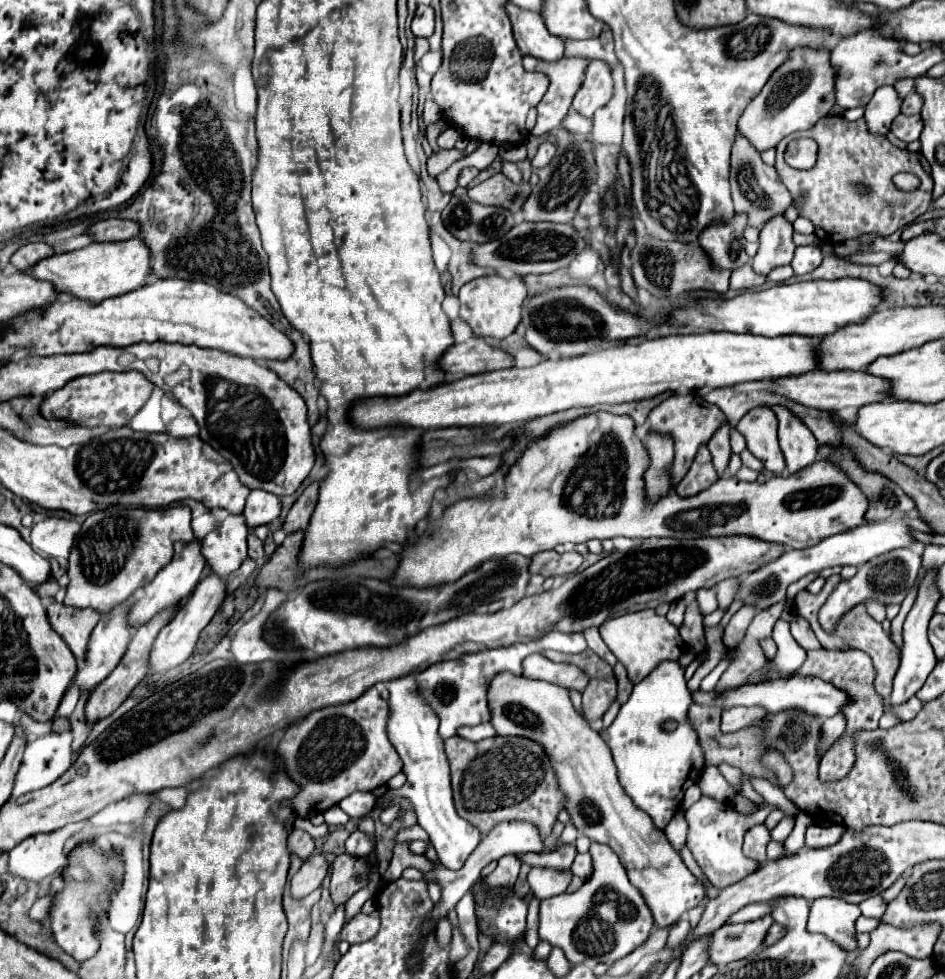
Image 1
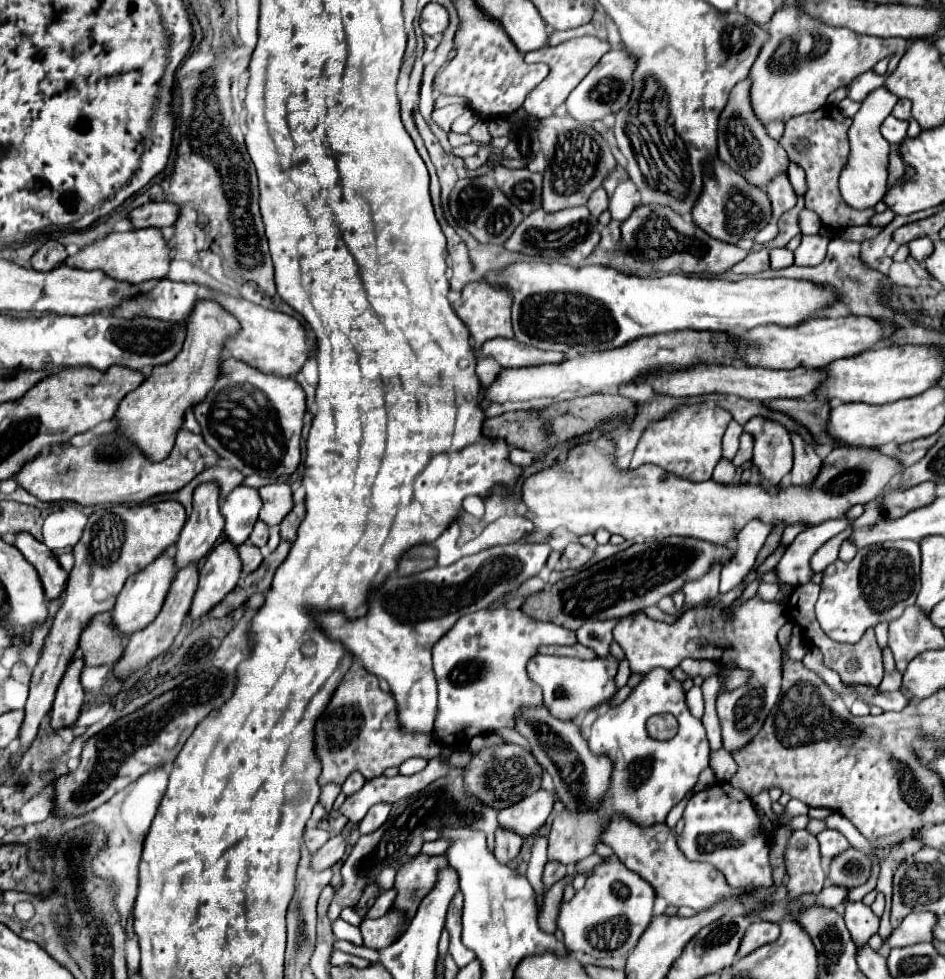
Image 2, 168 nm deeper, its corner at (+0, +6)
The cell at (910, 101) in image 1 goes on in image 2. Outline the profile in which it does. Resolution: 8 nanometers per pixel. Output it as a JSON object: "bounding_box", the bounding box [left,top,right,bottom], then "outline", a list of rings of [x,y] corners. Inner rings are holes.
{"bounding_box":[891,100,911,120],"outline":[[[899,100],[891,114],[899,120],[909,120],[911,118],[911,102],[909,100]]]}

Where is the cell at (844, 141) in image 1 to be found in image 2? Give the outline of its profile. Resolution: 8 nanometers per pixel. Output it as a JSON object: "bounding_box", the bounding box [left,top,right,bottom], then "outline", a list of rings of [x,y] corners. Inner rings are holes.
{"bounding_box":[779,106,875,230],"outline":[[[823,106],[811,114],[795,116],[787,122],[785,134],[779,140],[785,146],[789,160],[797,162],[807,174],[807,192],[805,192],[805,206],[819,214],[821,222],[833,230],[843,230],[847,226],[861,226],[867,224],[875,210],[853,210],[847,206],[839,194],[839,172],[847,164],[849,157],[848,130],[852,124],[851,118],[845,118],[837,106]],[[807,138],[807,150],[797,150],[797,142]]]}

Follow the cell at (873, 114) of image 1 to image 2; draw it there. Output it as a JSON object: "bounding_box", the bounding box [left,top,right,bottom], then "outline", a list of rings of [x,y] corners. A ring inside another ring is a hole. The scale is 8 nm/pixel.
{"bounding_box":[839,86,897,210],"outline":[[[885,86],[873,90],[867,100],[863,100],[861,110],[853,116],[853,124],[849,128],[849,142],[851,154],[849,162],[841,172],[839,188],[843,200],[855,210],[873,208],[887,192],[887,166],[889,166],[889,142],[881,136],[879,124],[891,114],[893,106],[897,104],[895,94],[885,90]]]}

